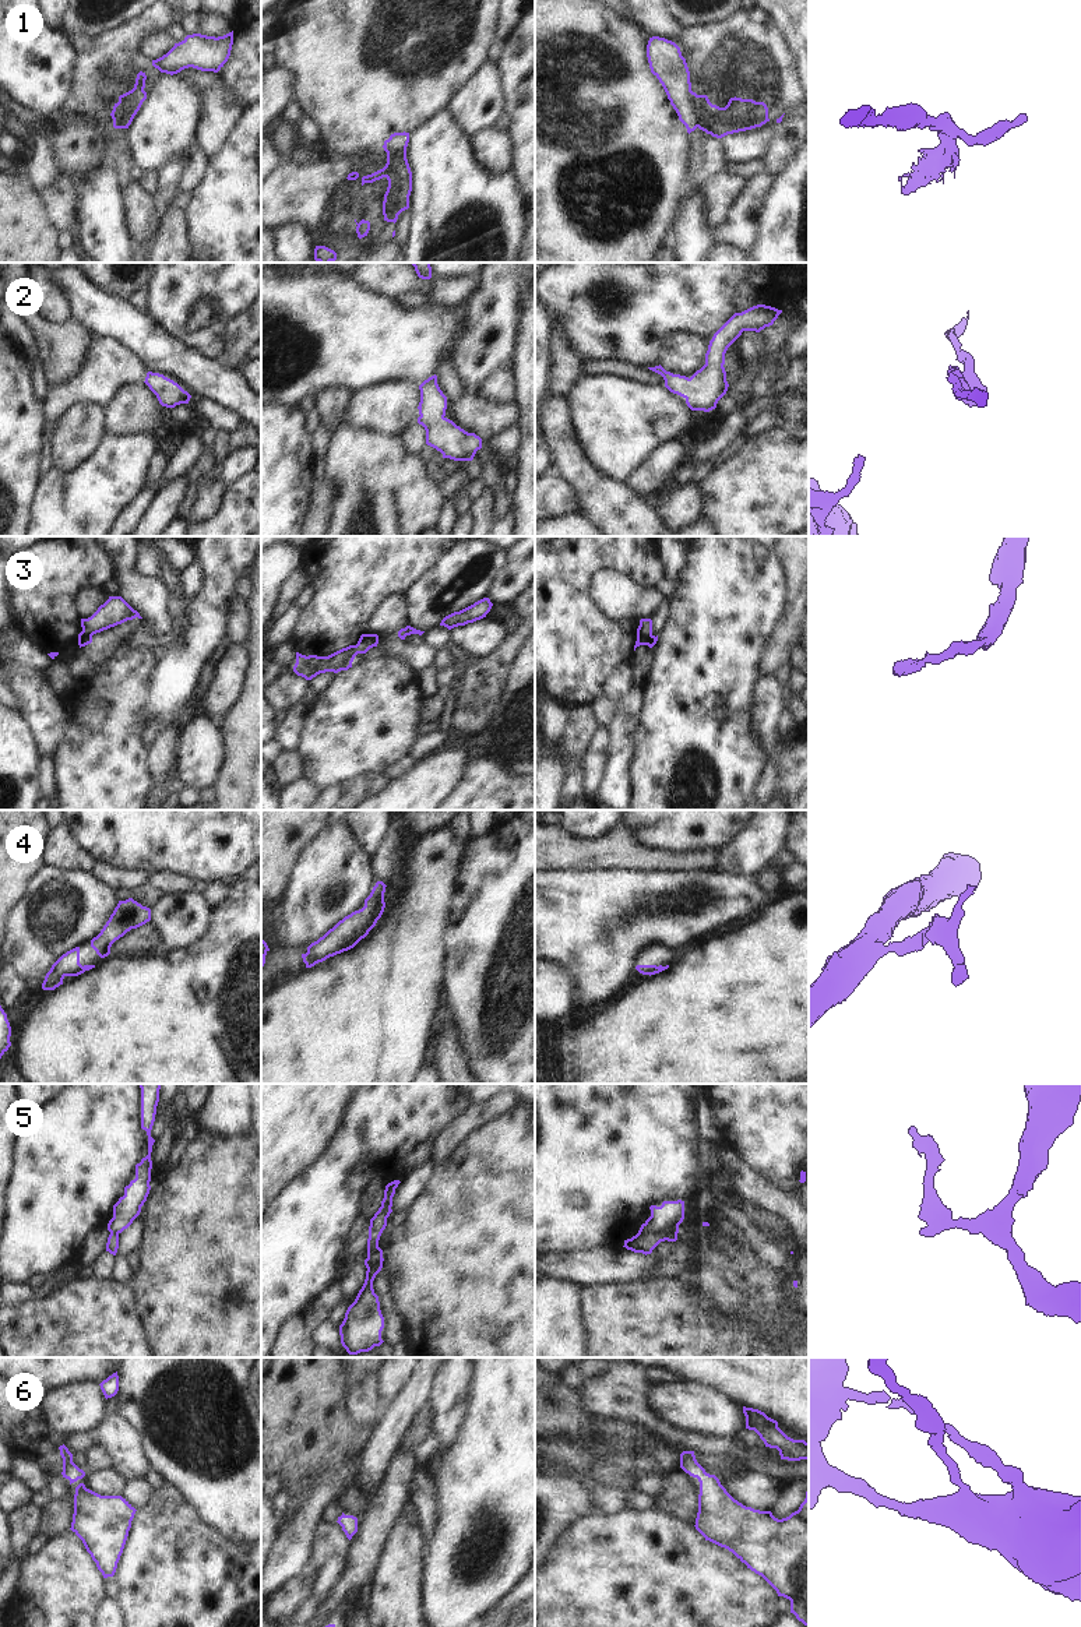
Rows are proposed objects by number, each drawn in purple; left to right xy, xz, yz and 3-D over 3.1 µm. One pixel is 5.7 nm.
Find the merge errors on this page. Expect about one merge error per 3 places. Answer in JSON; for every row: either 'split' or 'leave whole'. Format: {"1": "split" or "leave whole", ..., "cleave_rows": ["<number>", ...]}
{"1": "split", "2": "leave whole", "3": "leave whole", "4": "leave whole", "5": "split", "6": "leave whole", "cleave_rows": ["1", "5"]}

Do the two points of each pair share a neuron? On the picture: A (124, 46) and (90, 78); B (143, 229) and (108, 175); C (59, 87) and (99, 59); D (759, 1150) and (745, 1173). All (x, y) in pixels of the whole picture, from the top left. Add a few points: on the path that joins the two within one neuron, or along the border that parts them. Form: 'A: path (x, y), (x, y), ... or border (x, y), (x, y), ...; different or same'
A: path (115, 49), (97, 69); same
B: border (120, 194), (124, 224), (129, 229); different
C: border (78, 55), (74, 87), (67, 99); different
D: border (728, 1143), (750, 1168), (770, 1182); different

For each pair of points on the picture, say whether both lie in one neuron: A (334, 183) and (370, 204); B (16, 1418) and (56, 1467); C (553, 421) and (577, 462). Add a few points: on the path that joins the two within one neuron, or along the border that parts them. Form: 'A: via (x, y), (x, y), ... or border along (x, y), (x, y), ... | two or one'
A: via (342, 189), (355, 189), (362, 196) | one
B: via (27, 1430), (48, 1454) | one
C: via (559, 430), (567, 453) | one

